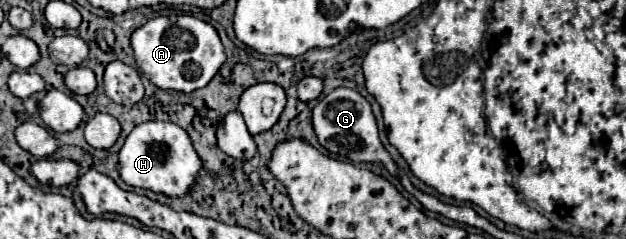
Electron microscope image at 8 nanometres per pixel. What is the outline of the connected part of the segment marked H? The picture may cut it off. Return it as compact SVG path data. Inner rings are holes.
M148 121L140 123L132 129L132 133L126 137L120 153L118 153L118 173L122 181L136 189L150 189L154 193L162 193L166 197L184 197L192 187L196 185L196 175L200 175L200 155L196 155L196 149L188 137L188 133L178 127L176 123L166 121ZM156 145L166 147L166 157L162 149Z

